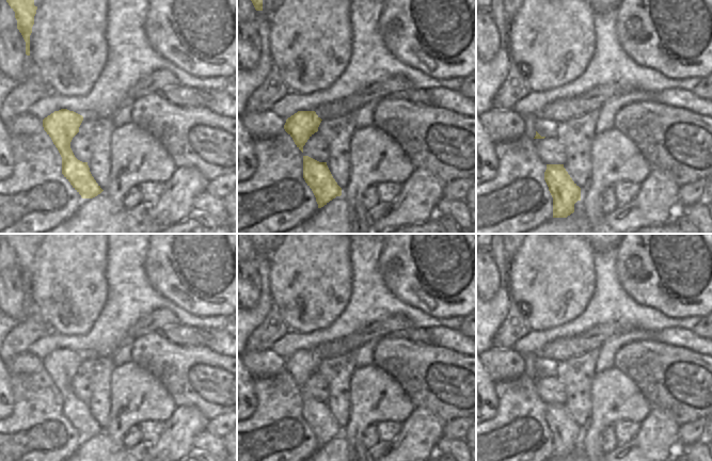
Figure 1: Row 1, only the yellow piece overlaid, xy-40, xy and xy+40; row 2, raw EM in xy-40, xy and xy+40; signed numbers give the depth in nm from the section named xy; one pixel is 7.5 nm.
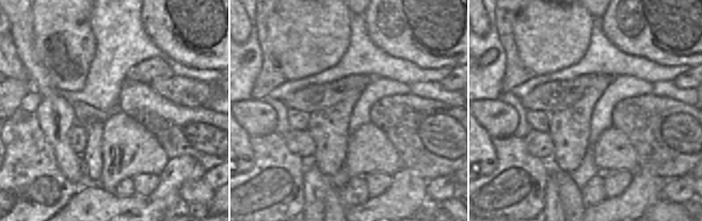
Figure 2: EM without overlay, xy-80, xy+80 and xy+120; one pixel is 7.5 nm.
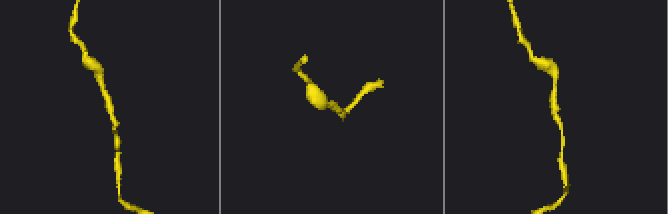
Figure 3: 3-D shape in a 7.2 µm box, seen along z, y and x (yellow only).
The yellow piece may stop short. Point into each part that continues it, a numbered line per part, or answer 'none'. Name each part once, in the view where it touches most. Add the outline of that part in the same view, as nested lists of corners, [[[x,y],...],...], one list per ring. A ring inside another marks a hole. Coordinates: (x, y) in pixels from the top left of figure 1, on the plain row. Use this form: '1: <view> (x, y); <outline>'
1: xy+40 (570, 457); [[[577,440],[574,443],[574,451],[568,455],[567,457],[552,457],[545,461],[574,461],[574,456],[577,450],[581,449],[581,440]]]

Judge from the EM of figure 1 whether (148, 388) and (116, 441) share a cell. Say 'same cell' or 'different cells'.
same cell

